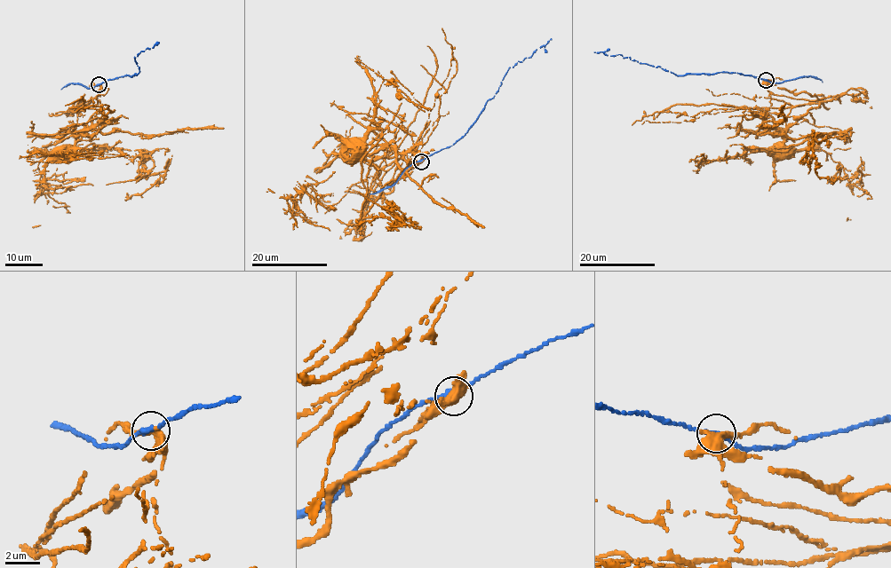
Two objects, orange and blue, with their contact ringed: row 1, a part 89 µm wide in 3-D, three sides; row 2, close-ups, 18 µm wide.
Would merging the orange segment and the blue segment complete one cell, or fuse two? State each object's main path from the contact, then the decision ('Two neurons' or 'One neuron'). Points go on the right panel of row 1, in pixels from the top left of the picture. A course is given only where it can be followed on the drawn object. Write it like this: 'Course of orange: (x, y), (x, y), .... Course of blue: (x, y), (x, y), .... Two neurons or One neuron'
Course of orange: (766, 79), (763, 125), (783, 140), (747, 147), (837, 131), (806, 159), (839, 177). Course of blue: (766, 79), (722, 72), (677, 75), (659, 67), (619, 54), (610, 56), (594, 51). Two neurons

